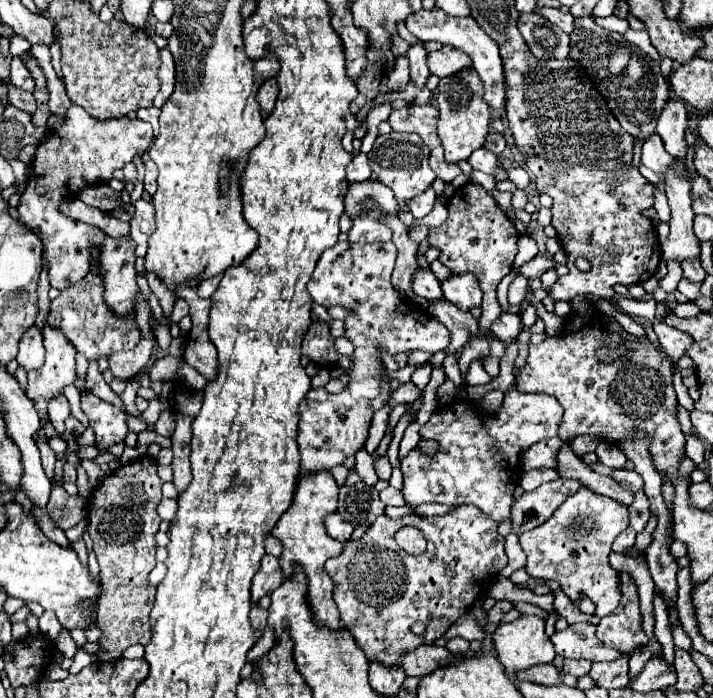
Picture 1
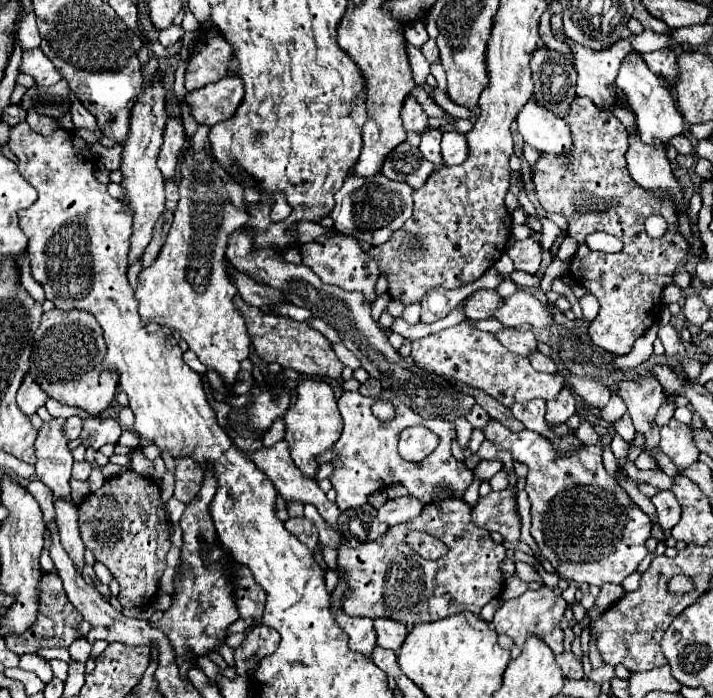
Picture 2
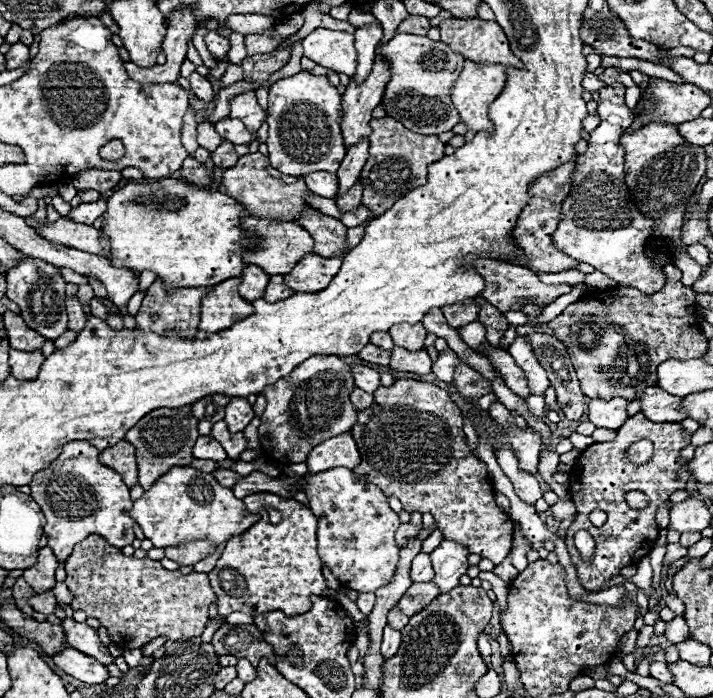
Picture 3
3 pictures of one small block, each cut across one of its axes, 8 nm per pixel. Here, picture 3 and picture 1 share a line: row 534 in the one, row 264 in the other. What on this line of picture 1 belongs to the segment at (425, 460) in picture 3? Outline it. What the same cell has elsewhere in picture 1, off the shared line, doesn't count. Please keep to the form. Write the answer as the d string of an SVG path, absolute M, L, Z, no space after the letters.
M466 184L466 186L458 188L448 202L448 214L450 216L442 226L430 230L430 234L428 234L430 246L436 246L440 250L438 260L444 266L448 266L452 272L456 272L456 274L472 272L478 278L480 288L484 292L484 300L482 300L482 312L484 314L480 316L481 334L470 340L458 361L464 379L472 361L480 355L488 356L490 354L490 347L484 338L484 334L486 330L490 330L490 324L500 316L498 314L500 308L498 308L498 302L496 302L496 286L512 270L514 256L518 252L518 248L516 248L518 230L506 218L506 214L496 204L496 200L480 184Z

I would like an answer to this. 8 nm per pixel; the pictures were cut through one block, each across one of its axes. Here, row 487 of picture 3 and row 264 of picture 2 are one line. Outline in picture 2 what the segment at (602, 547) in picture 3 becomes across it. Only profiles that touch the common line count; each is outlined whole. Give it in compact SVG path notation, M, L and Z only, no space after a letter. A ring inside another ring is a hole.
M576 98L572 102L570 114L564 118L574 134L576 148L572 150L572 166L560 166L556 156L542 156L536 164L534 172L534 186L536 186L536 198L540 200L542 208L546 212L556 212L566 216L568 220L568 234L574 236L580 242L578 252L570 260L570 276L580 282L590 294L596 296L600 302L600 312L594 318L588 334L592 338L592 344L608 350L612 354L628 354L632 350L632 344L636 338L640 338L652 324L658 322L660 310L662 310L662 292L666 286L674 282L674 272L676 268L684 266L688 260L688 250L684 248L684 240L676 236L676 212L672 204L664 204L662 200L656 200L656 196L648 196L640 184L628 176L626 170L626 150L628 150L628 138L626 138L626 128L618 118L614 118L610 112L596 108L596 104L588 98ZM650 214L660 214L668 228L662 238L650 238L644 230L644 222ZM592 232L606 232L622 240L624 248L616 254L606 254L606 252L594 252L586 246L584 238Z

